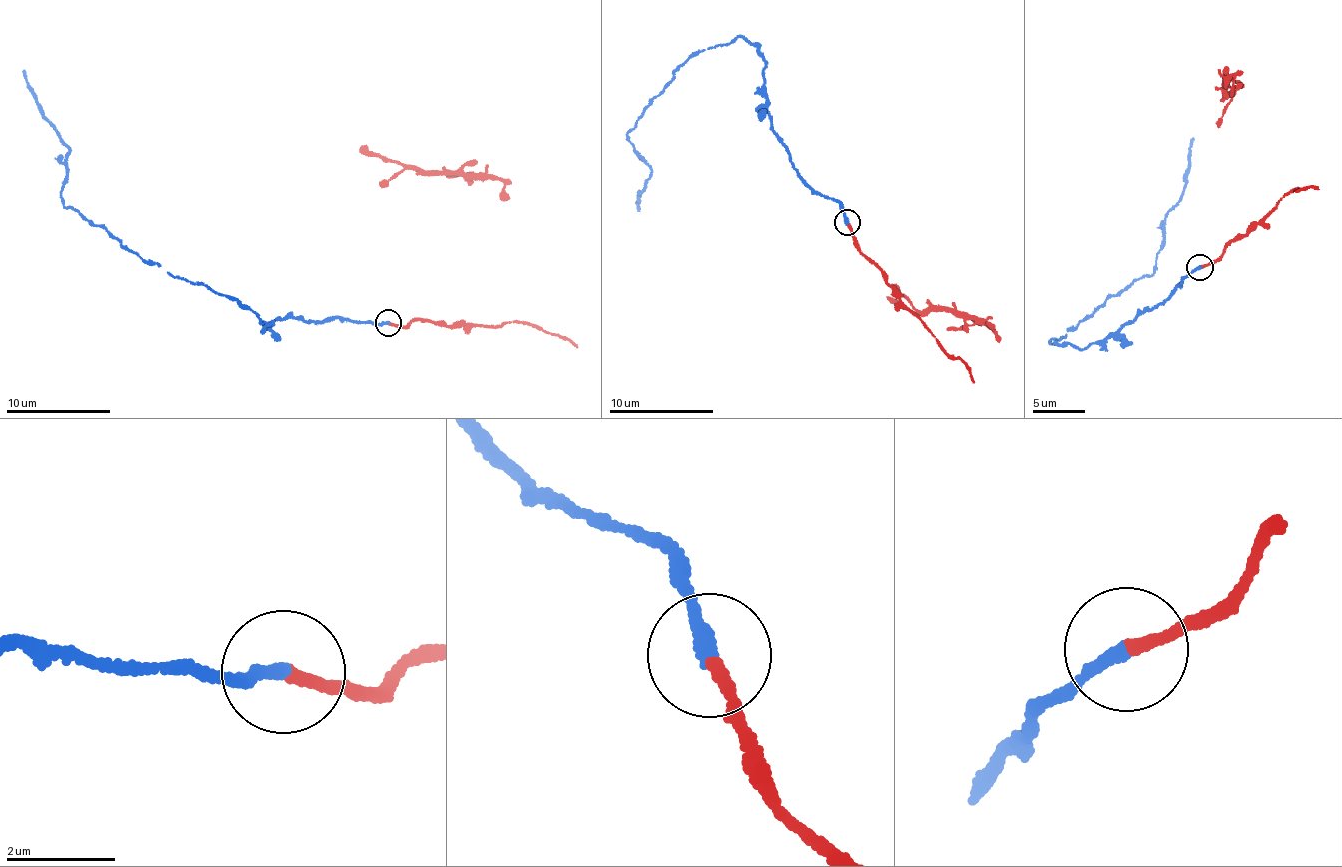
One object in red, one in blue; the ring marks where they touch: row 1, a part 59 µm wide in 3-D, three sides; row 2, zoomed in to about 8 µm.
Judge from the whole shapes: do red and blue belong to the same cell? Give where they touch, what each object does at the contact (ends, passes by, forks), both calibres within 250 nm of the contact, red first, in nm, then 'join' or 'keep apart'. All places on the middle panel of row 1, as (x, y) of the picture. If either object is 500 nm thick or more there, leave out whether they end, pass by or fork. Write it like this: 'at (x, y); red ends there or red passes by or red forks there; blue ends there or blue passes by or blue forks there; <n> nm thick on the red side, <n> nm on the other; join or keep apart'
at (847, 222); red ends there; blue ends there; 240 nm thick on the red side, 280 nm on the other; join

